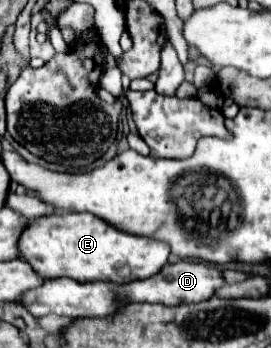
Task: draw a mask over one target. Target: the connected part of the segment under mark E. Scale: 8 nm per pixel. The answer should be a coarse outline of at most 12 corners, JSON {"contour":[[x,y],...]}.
{"contour":[[92,213],[28,221],[20,259],[44,279],[130,283],[158,273],[162,241]]}

